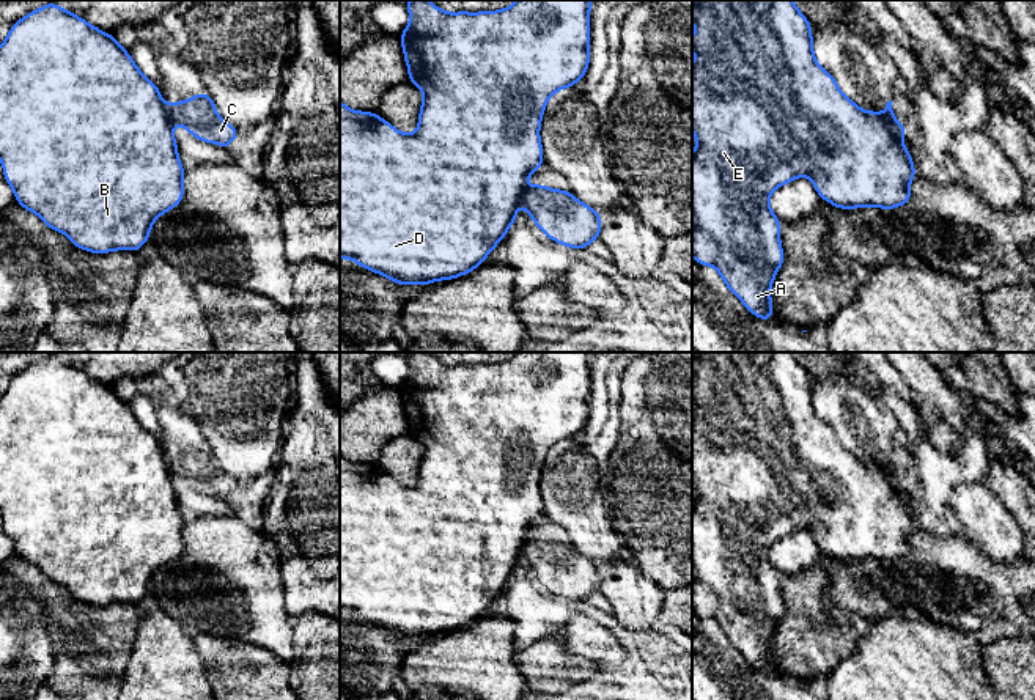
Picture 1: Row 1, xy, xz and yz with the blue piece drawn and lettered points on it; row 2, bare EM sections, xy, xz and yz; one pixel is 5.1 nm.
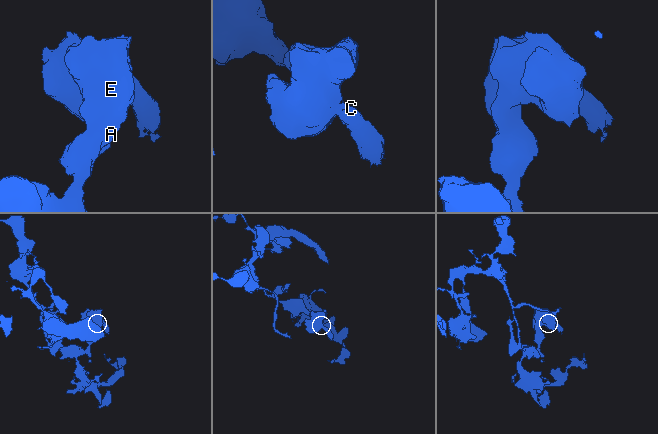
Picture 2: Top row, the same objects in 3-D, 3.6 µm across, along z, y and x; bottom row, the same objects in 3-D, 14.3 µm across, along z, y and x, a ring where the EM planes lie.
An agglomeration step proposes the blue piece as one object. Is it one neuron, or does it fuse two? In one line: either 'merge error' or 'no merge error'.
merge error

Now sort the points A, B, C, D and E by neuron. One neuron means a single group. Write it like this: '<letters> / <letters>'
A B D E / C

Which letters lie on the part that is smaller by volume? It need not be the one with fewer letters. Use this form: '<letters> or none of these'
C

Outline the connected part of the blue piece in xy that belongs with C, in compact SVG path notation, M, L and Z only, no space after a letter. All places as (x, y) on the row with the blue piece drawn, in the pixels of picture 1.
M209 93L192 94L189 101L168 102L171 121L186 127L197 140L230 148L239 131L222 120Z

